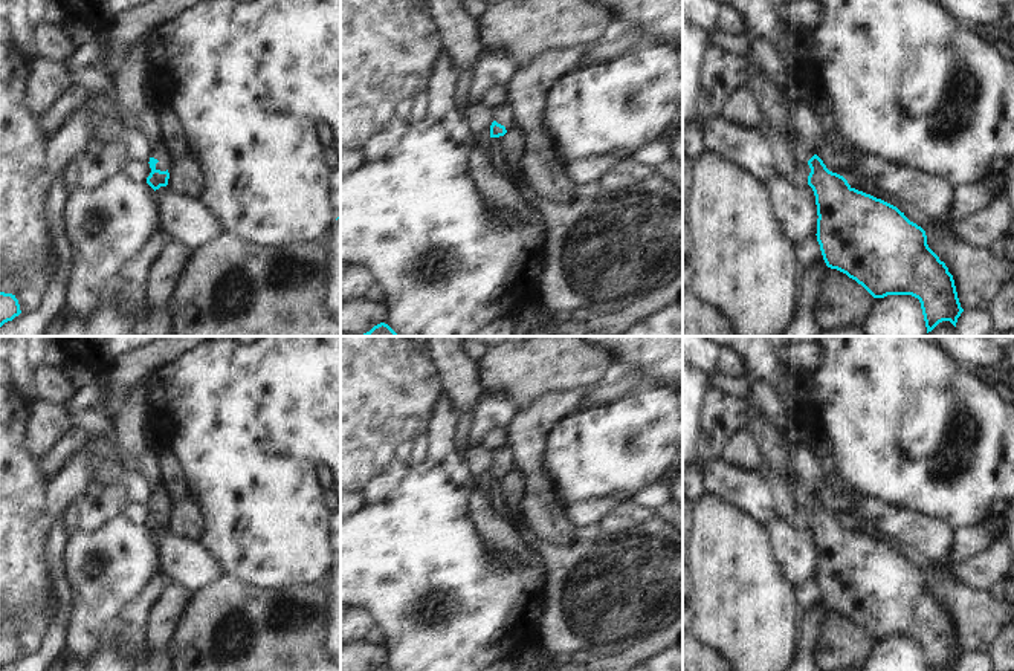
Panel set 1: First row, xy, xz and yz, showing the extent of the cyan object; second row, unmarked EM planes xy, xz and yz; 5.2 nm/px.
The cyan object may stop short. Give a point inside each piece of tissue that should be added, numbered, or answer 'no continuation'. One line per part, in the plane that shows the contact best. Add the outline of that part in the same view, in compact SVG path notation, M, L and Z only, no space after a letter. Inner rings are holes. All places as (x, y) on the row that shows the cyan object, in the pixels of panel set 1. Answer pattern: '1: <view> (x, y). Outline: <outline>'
1: xy (158, 150). Outline: M162 139L150 145L150 157L157 159L156 170L166 171L170 165L168 150Z

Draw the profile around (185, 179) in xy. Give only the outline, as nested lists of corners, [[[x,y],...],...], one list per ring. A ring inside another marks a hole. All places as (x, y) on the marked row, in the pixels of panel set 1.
[[[182,154],[168,165],[168,190],[179,197],[191,197],[199,200],[199,196],[205,186],[200,165],[192,156]]]

